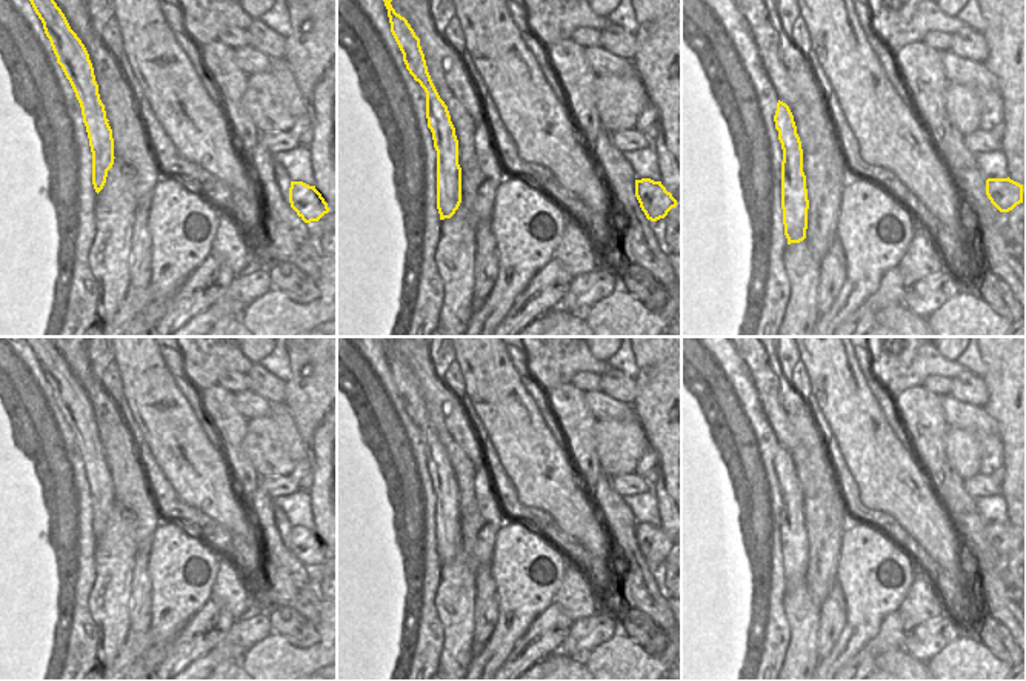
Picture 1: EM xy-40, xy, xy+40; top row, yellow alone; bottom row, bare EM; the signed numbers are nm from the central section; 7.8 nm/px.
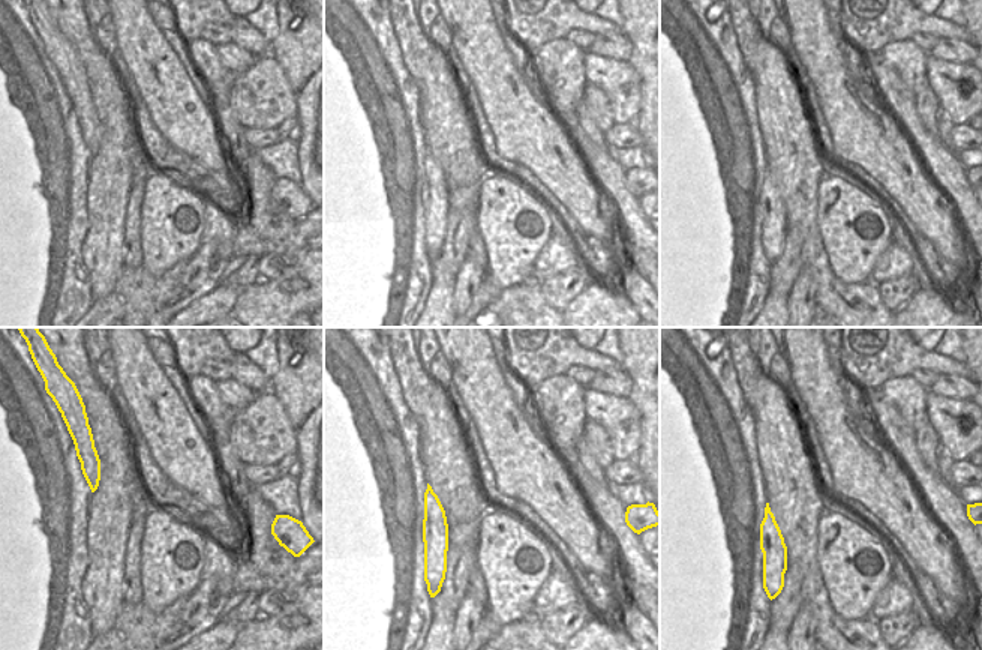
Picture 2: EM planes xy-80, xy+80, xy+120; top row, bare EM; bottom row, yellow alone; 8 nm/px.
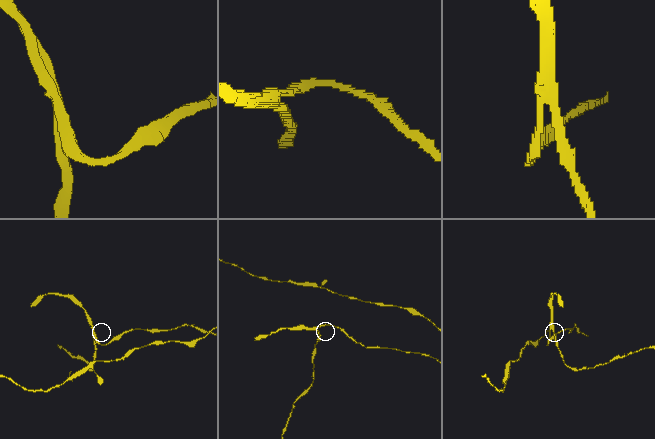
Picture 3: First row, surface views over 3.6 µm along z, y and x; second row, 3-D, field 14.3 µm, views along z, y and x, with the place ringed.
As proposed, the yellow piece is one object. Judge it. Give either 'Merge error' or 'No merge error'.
Merge error

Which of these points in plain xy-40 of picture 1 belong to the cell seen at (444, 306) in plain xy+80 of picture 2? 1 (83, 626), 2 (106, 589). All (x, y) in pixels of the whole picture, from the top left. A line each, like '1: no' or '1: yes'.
1: no
2: yes

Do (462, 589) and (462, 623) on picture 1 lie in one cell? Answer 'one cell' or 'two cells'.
one cell

